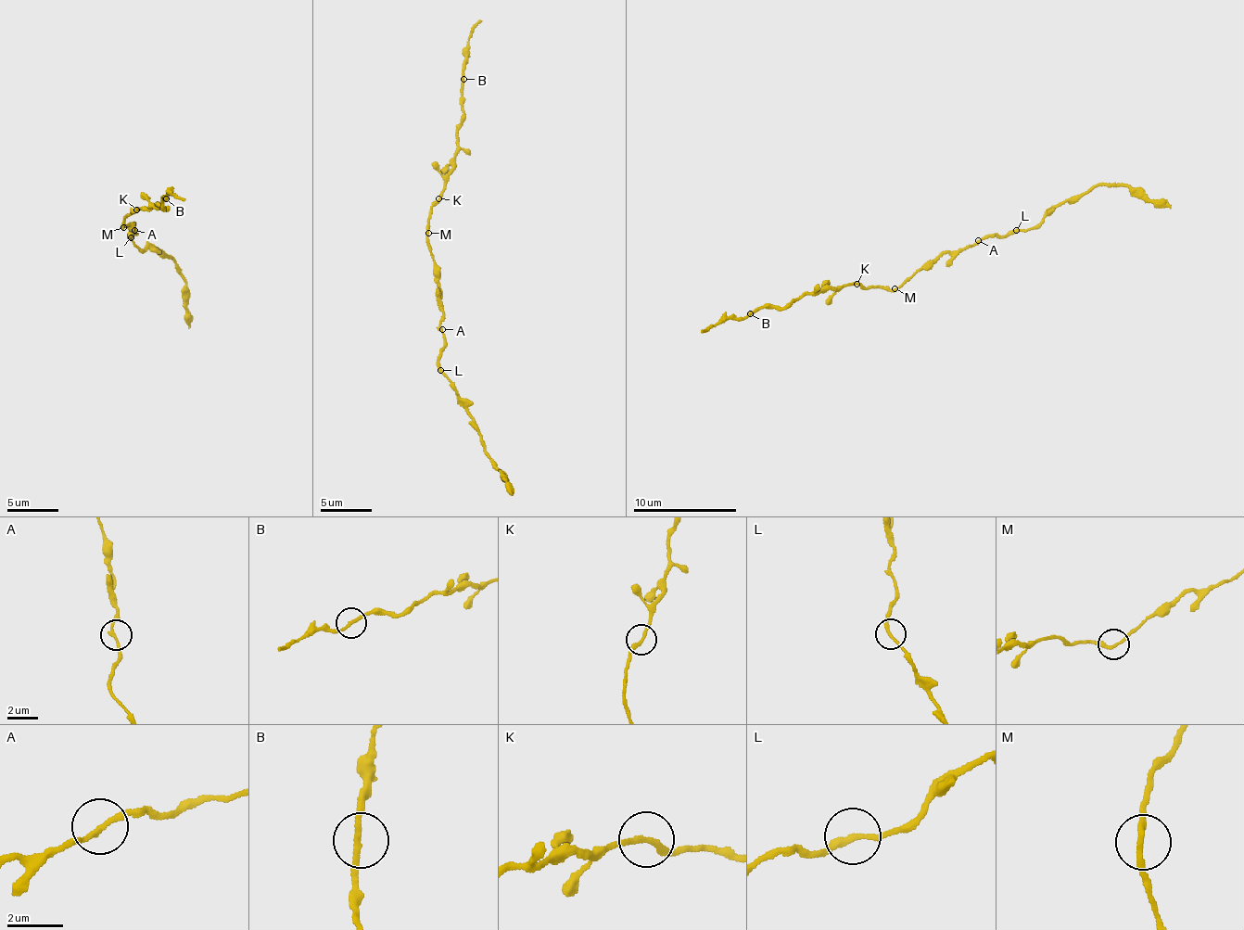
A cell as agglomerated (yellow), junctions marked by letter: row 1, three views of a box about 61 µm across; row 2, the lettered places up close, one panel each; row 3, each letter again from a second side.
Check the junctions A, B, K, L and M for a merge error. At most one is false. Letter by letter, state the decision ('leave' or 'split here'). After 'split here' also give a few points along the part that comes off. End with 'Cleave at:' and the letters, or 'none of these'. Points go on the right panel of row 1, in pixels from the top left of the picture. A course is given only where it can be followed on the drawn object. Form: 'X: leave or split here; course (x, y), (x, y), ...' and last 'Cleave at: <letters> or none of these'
A: leave
B: leave
K: leave
L: split here; course (1017, 229), (1038, 226), (1055, 206), (1103, 184), (1130, 187), (1170, 207)
M: leave
Cleave at: L

